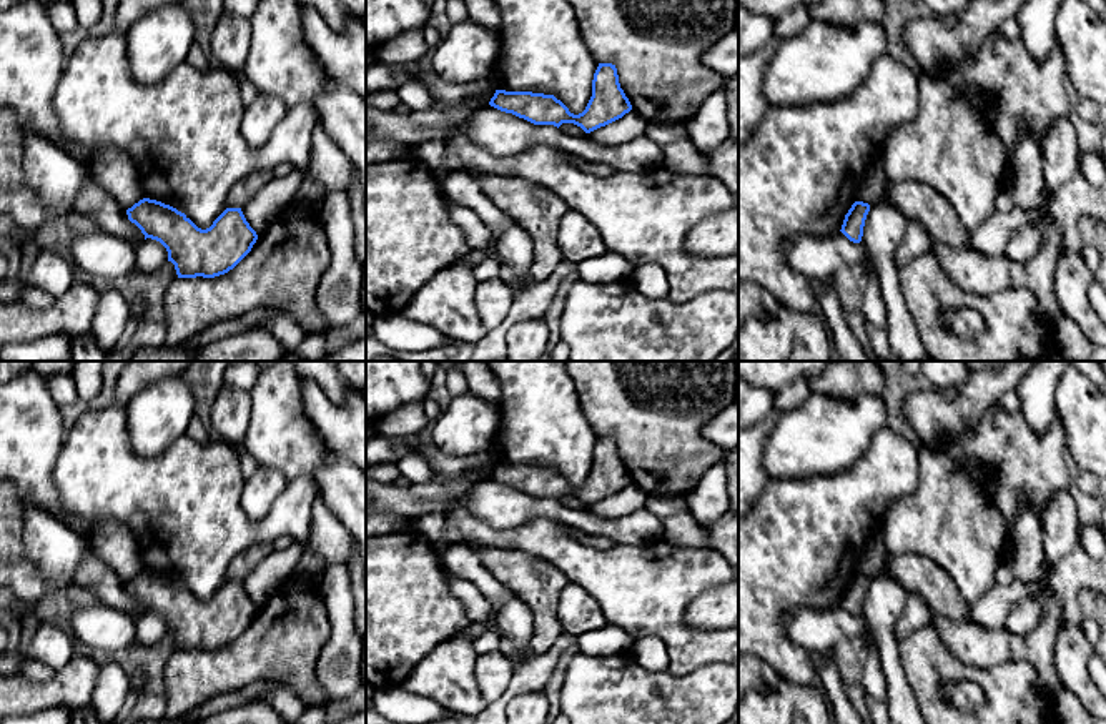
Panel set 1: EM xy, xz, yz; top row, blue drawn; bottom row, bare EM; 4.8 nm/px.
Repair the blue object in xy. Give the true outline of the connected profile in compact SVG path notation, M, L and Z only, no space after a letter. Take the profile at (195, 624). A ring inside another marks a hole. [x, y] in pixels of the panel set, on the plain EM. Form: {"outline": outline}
{"outline": "M143 571L126 583L146 611L160 614L178 651L215 651L233 642L253 621L256 604L241 581L226 581L210 601L198 601L185 586Z"}

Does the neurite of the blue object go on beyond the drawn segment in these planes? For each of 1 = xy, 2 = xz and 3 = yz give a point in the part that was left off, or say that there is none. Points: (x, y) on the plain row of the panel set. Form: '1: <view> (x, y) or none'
1: none
2: none
3: none

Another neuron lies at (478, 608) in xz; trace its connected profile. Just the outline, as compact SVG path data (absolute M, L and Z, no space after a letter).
M447 573L447 583L456 598L462 603L472 622L482 622L489 629L497 629L491 621L492 607L476 584Z

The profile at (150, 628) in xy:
M151 611L135 617L135 636L143 646L153 646L168 634L166 621Z

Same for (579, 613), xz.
M569 583L559 594L557 617L564 634L575 639L607 624L599 603L575 583Z

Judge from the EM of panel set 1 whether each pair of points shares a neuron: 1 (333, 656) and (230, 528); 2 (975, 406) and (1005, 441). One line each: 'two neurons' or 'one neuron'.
1: two neurons
2: two neurons

